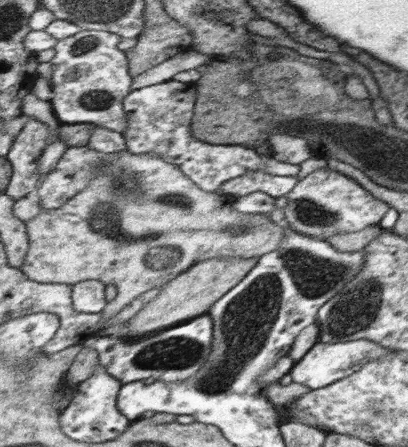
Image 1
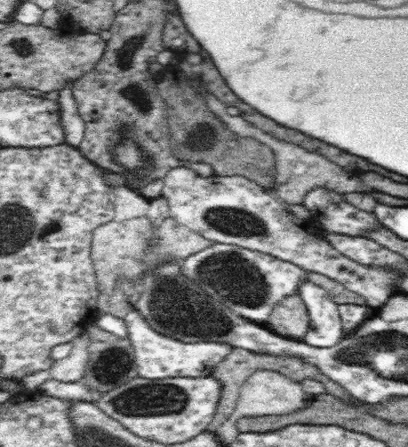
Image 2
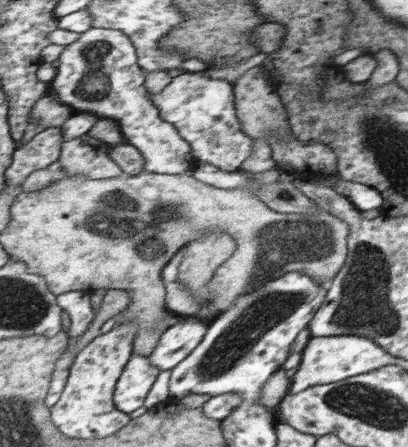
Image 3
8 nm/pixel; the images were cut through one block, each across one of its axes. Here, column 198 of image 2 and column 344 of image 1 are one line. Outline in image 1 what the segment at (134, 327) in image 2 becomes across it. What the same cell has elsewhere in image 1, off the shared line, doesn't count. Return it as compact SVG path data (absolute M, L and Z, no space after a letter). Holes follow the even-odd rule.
M353 340L353 342L335 342L335 344L317 342L311 350L305 352L305 356L299 362L295 362L295 366L289 374L291 374L293 382L303 384L311 390L319 390L349 374L355 374L357 370L361 370L361 366L365 366L367 362L373 362L385 354L387 354L387 350L371 340Z

